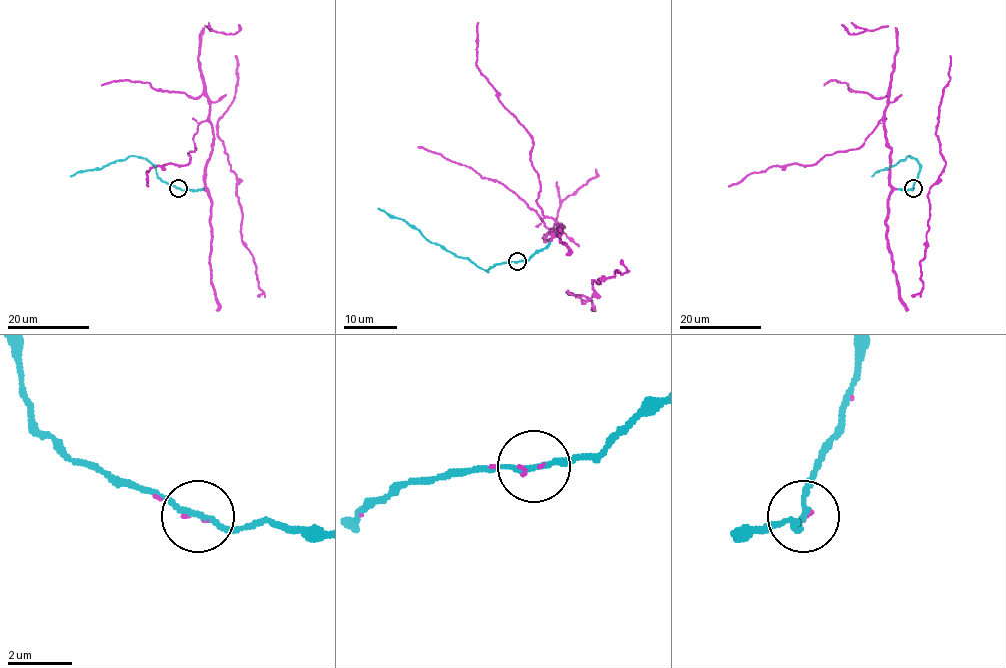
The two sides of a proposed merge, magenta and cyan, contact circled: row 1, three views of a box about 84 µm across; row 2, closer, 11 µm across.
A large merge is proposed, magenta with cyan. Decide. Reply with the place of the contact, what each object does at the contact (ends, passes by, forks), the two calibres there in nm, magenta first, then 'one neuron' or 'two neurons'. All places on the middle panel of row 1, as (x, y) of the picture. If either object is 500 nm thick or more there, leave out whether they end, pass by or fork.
place (517, 261); magenta ends; cyan passes by; calibres 70 and 160 nm; one neuron

